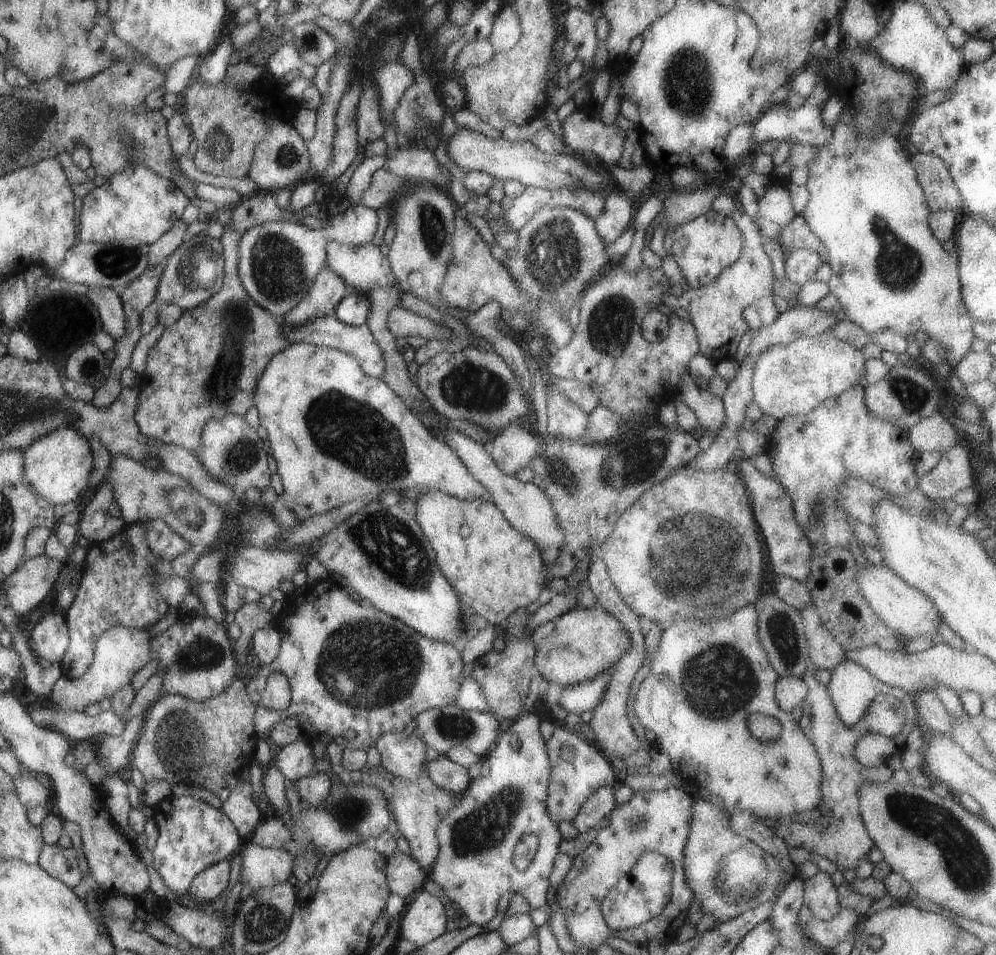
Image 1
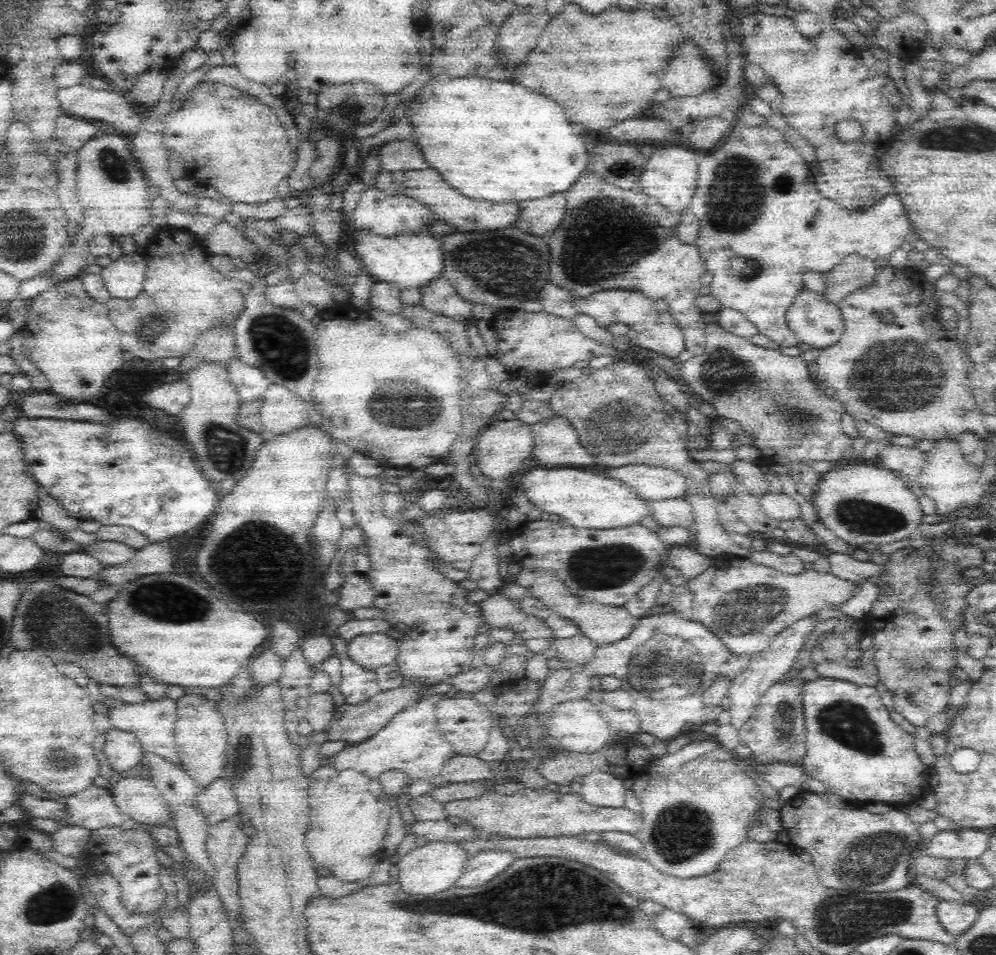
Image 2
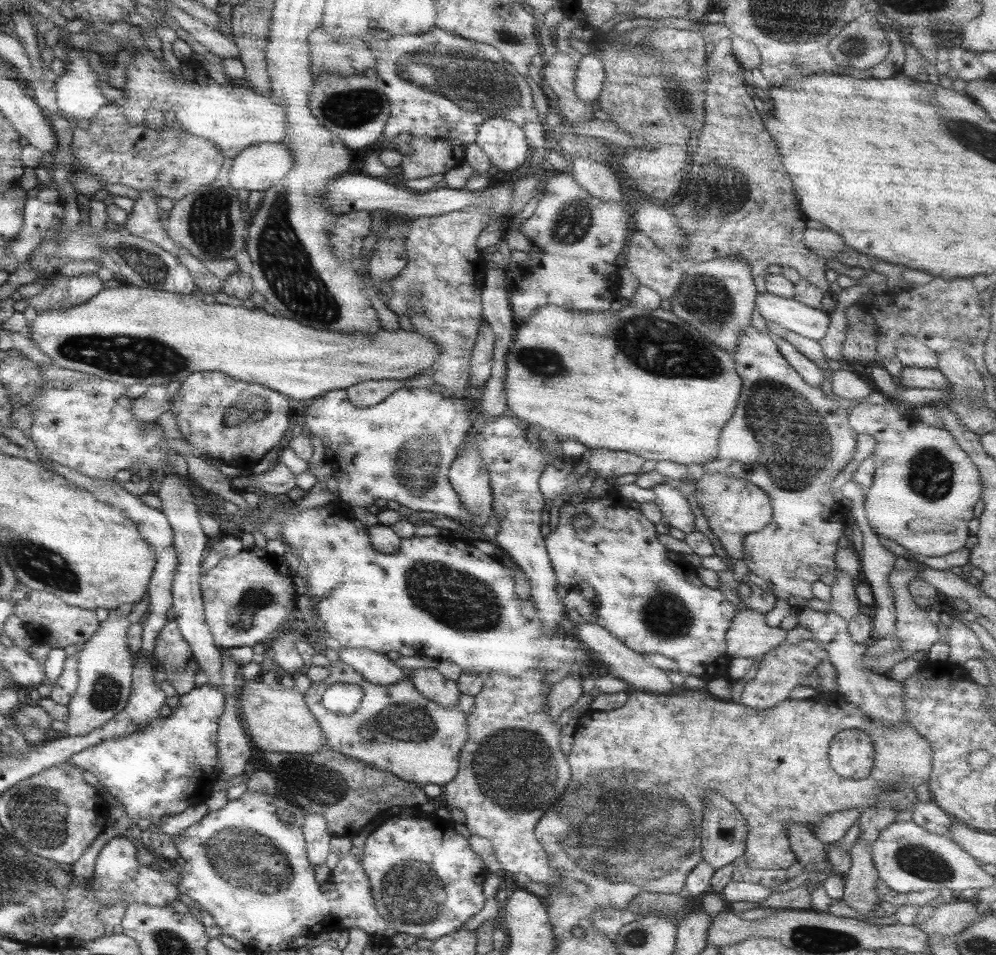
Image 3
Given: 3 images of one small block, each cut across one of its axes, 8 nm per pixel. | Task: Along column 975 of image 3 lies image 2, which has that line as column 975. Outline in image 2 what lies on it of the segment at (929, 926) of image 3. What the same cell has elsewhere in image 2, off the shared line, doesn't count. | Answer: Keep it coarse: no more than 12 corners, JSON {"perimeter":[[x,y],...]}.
{"perimeter":[[938,900],[934,914],[943,931],[957,937],[979,915],[974,902]]}

